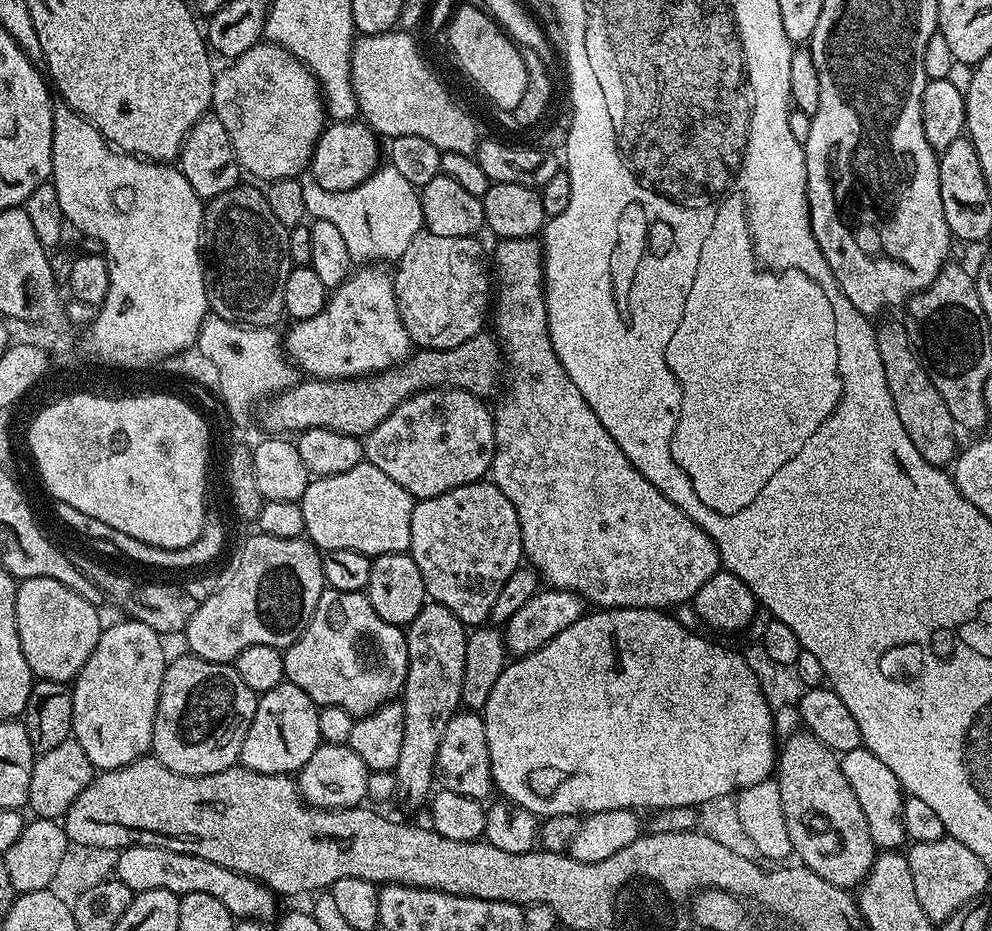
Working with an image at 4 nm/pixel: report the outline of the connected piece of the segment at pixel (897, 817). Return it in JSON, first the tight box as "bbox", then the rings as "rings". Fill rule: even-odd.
{"bbox":[840,747,905,850],"rings":[[[860,747],[858,750],[850,750],[840,756],[842,774],[846,774],[846,782],[850,782],[850,790],[854,790],[854,798],[858,798],[858,803],[862,805],[862,814],[866,814],[866,826],[870,826],[870,836],[880,850],[896,850],[901,847],[900,843],[905,843],[904,823],[902,822],[902,806],[904,805],[905,791],[901,788],[898,778],[894,778],[890,766],[882,762],[870,749]]]}

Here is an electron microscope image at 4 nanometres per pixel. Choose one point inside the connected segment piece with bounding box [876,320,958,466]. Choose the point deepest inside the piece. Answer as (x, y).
(923, 412)

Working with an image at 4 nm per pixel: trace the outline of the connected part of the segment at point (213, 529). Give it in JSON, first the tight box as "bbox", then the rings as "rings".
{"bbox":[56,503,224,568],"rings":[[[57,503],[56,516],[68,528],[89,536],[92,540],[105,540],[112,548],[117,548],[128,560],[136,564],[145,564],[148,568],[200,568],[220,556],[224,548],[224,524],[212,514],[204,517],[204,531],[190,546],[181,548],[159,548],[146,542],[138,542],[138,538],[130,538],[130,534],[122,534],[122,530],[114,530],[114,526],[106,526],[106,522],[98,522],[98,518],[90,518],[90,514],[82,514],[82,510],[74,510],[74,506]]]}

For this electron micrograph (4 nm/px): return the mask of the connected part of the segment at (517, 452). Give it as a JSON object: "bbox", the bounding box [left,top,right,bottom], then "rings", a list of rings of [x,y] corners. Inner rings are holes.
{"bbox":[490,238,721,610],"rings":[[[514,238],[513,240],[500,240],[496,248],[496,268],[494,264],[494,276],[498,281],[500,279],[500,293],[498,291],[494,296],[494,316],[496,312],[496,328],[498,339],[502,349],[503,357],[506,359],[506,388],[508,384],[508,394],[504,401],[497,408],[494,408],[494,419],[496,421],[496,453],[492,459],[492,470],[490,473],[491,483],[498,486],[498,490],[502,490],[502,494],[506,494],[506,498],[510,498],[510,502],[514,506],[514,510],[518,514],[518,522],[522,530],[522,546],[524,547],[524,556],[527,563],[539,573],[539,579],[543,581],[548,588],[565,588],[568,592],[579,593],[589,605],[595,606],[597,609],[602,608],[659,608],[661,610],[672,610],[675,604],[687,605],[698,594],[698,590],[714,573],[721,571],[720,552],[716,549],[716,543],[707,536],[702,528],[699,528],[692,521],[692,517],[686,515],[678,506],[674,506],[674,502],[666,499],[661,492],[650,483],[645,476],[639,472],[630,462],[630,458],[626,458],[626,454],[622,454],[622,450],[618,446],[618,442],[614,442],[614,438],[610,438],[610,434],[606,430],[606,426],[602,426],[602,422],[598,422],[598,414],[594,414],[594,410],[590,410],[590,406],[586,402],[586,398],[582,398],[582,390],[578,390],[578,386],[574,386],[574,382],[570,382],[570,374],[566,374],[566,370],[562,366],[562,362],[558,362],[558,354],[554,354],[554,346],[548,337],[548,315],[544,306],[544,254],[542,244],[536,238]]]}

